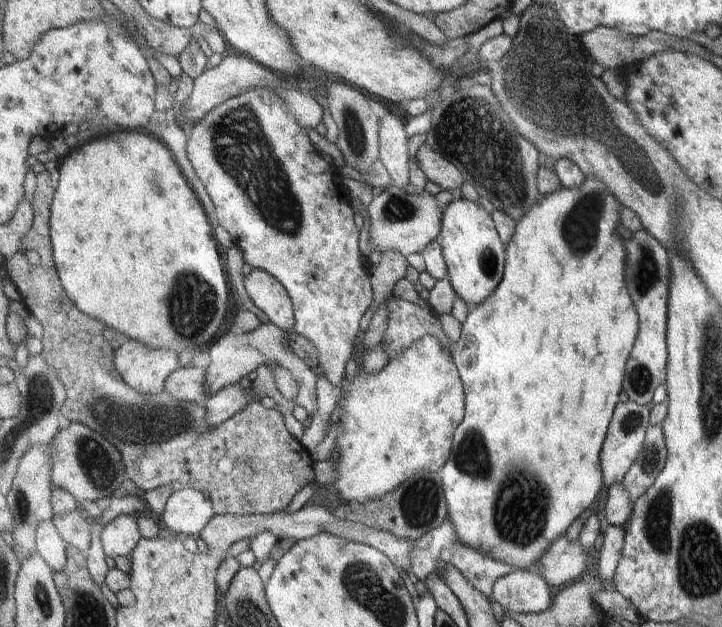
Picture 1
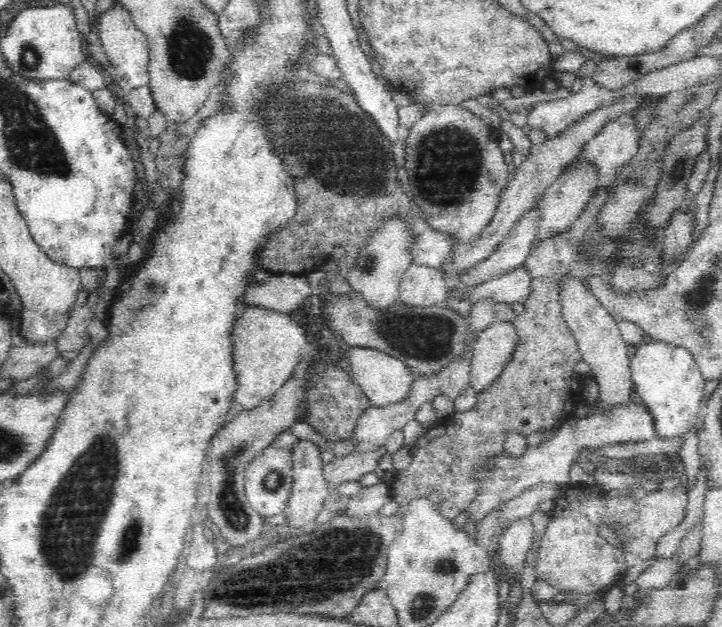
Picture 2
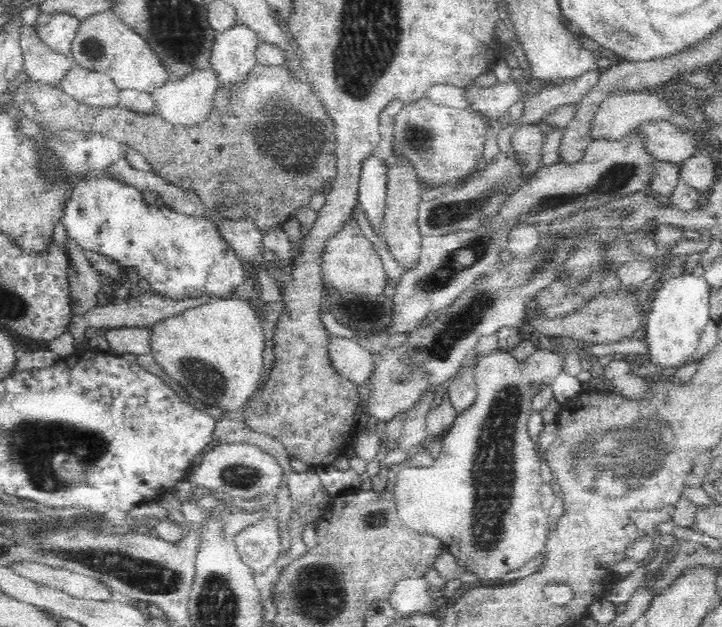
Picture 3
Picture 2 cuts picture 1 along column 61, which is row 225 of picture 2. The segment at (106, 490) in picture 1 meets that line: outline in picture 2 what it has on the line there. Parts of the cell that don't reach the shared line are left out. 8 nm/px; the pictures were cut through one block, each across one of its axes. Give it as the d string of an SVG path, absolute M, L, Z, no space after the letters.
M435 105L422 112L406 138L406 172L414 202L426 216L429 228L438 232L454 232L460 241L470 243L490 224L496 212L500 194L512 178L512 167L504 161L498 145L500 131L458 105Z

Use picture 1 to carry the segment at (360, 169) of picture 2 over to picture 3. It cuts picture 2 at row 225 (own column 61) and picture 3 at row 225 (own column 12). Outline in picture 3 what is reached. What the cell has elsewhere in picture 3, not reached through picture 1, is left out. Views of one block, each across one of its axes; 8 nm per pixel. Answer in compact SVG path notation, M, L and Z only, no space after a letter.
M254 65L252 72L248 75L248 78L236 88L235 92L227 92L227 90L223 90L223 88L218 89L214 96L215 104L212 117L204 125L201 125L200 127L193 127L192 129L172 127L172 125L168 125L168 123L166 123L166 121L164 121L157 113L153 113L152 115L137 114L119 104L114 107L88 107L81 104L71 96L68 96L68 94L60 88L51 85L50 83L34 82L27 78L22 78L21 84L16 86L14 93L7 92L5 98L9 100L8 97L10 95L13 109L20 110L20 112L26 116L26 120L31 120L32 123L36 124L36 126L44 128L50 133L68 131L70 128L78 129L86 134L98 133L104 137L114 138L120 143L126 143L129 149L134 149L142 153L142 156L146 158L148 163L154 166L154 173L158 176L162 176L169 185L190 189L198 193L206 211L215 211L218 215L228 219L248 218L254 221L262 232L271 231L272 229L280 229L280 226L284 222L293 217L294 207L298 208L304 205L310 206L311 197L316 192L323 191L324 182L333 182L334 178L336 178L336 135L334 135L332 122L329 120L328 115L326 115L324 107L320 105L320 101L317 99L317 96L311 90L309 83L305 80L301 82L293 80L283 65Z

